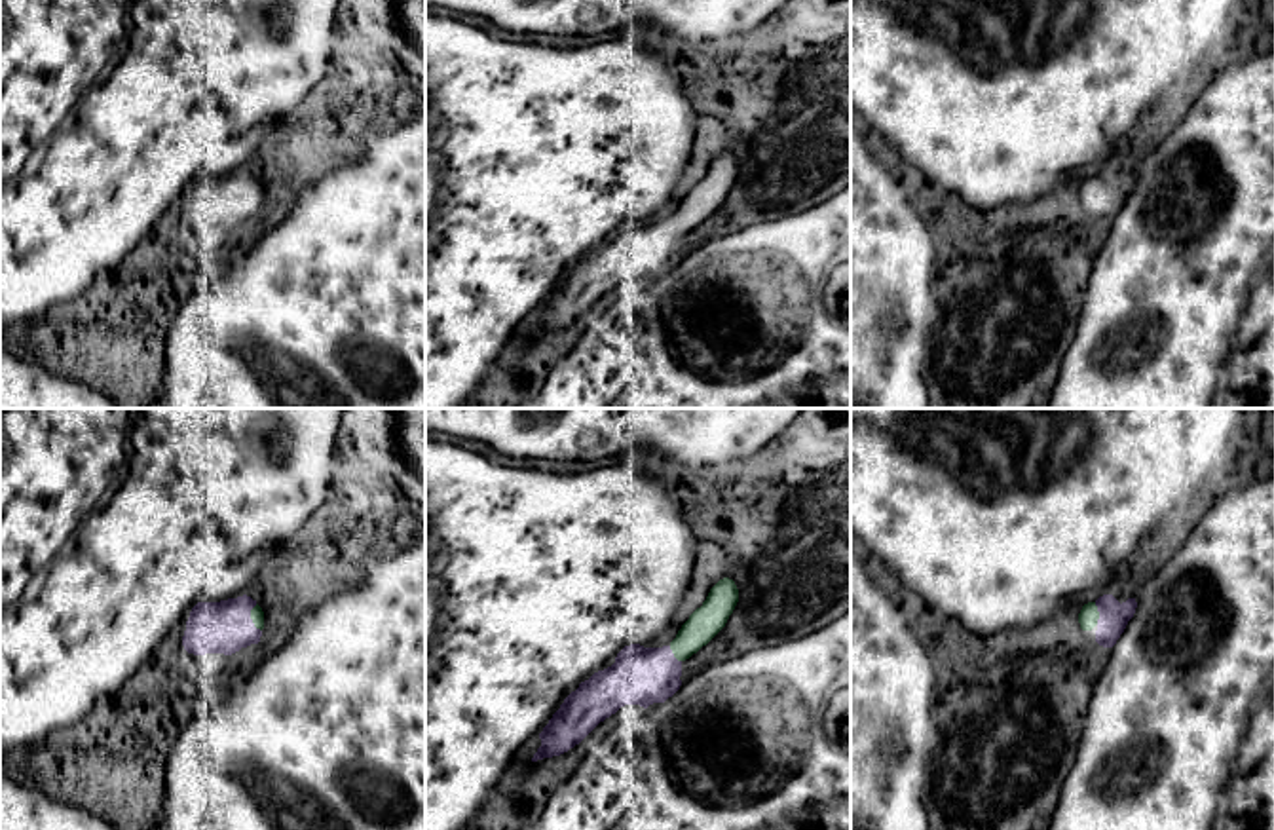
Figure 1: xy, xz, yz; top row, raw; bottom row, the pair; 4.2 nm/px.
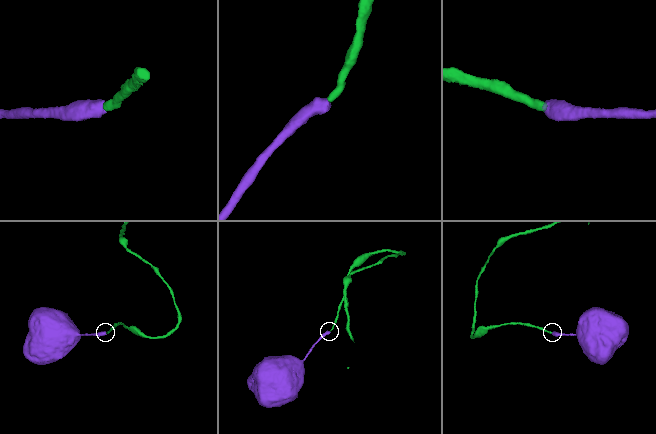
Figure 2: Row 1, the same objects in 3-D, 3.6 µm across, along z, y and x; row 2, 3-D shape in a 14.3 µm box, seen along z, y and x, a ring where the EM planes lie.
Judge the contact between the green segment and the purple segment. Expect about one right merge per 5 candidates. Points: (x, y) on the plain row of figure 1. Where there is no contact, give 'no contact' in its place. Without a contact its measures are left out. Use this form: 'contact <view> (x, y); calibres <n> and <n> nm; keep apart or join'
contact xy (251, 192); calibres 60 and 220 nm; join

